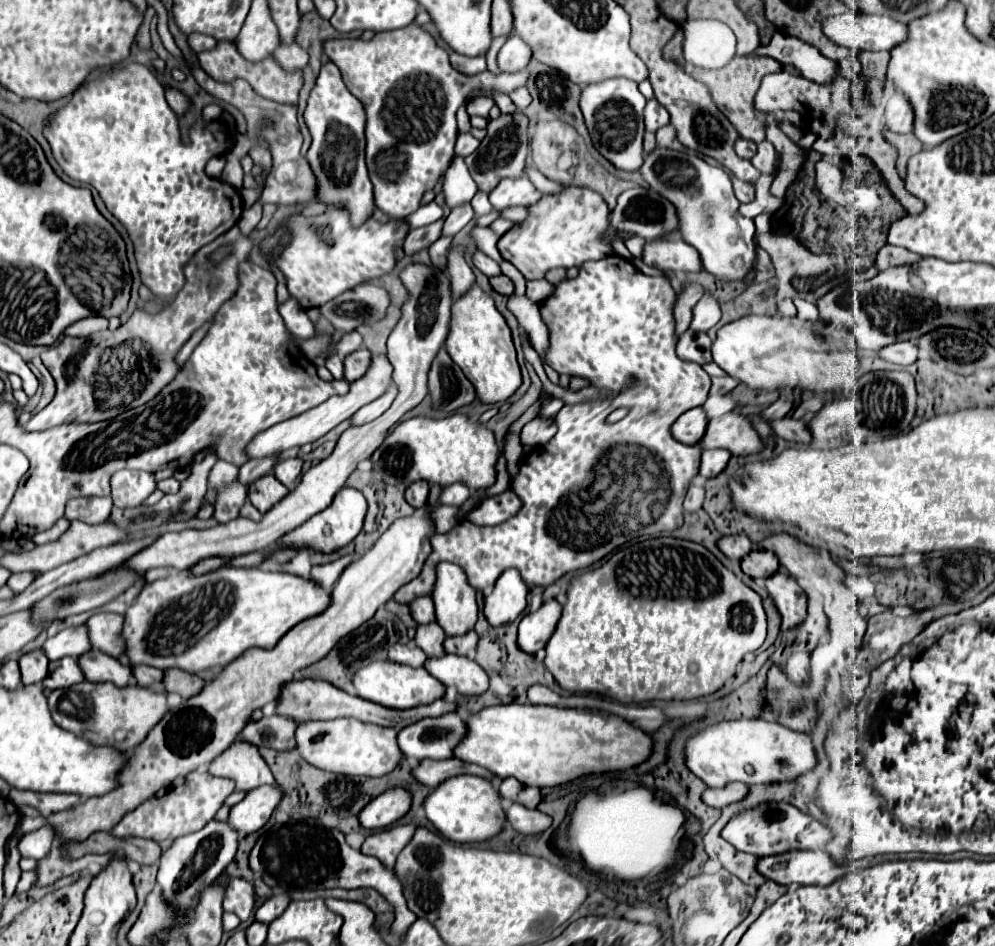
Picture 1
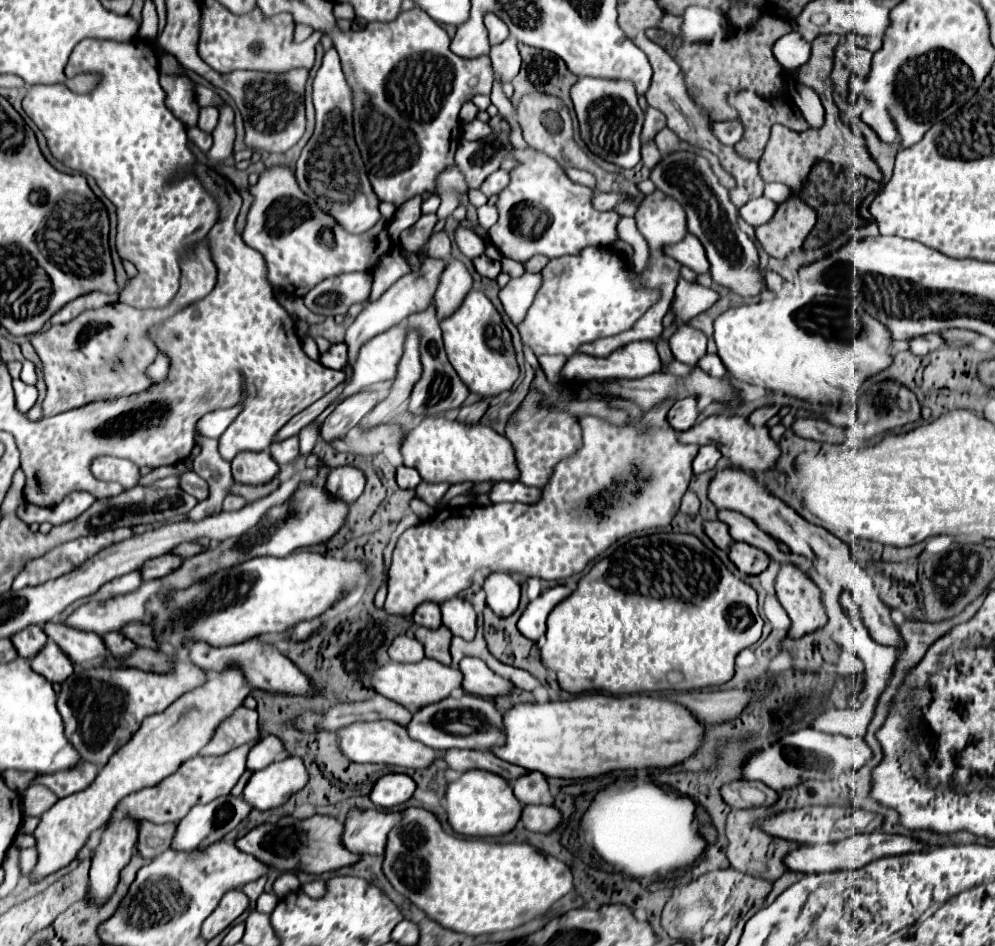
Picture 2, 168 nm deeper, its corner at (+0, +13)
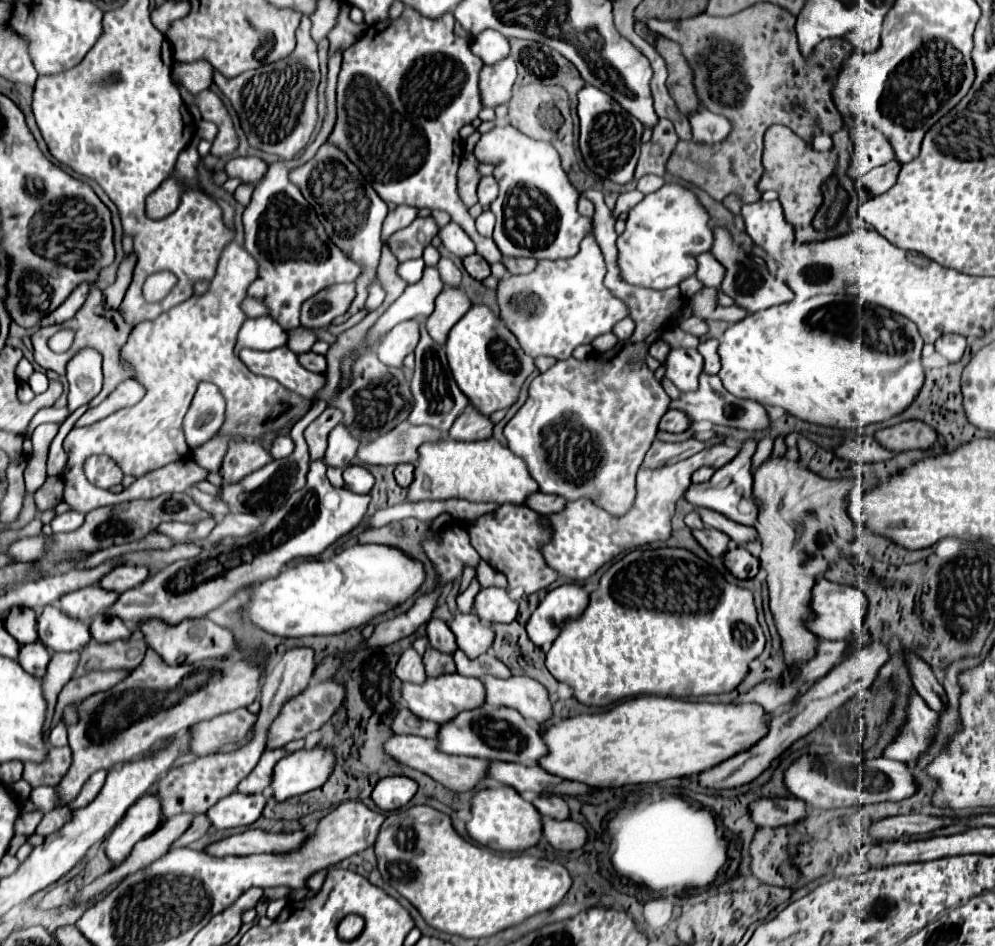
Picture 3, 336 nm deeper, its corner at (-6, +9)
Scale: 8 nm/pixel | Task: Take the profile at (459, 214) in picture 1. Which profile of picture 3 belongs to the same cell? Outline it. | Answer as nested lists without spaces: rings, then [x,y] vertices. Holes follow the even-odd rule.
[[[440,258],[438,262],[438,272],[440,272],[440,278],[446,286],[450,288],[460,288],[460,278],[462,278],[462,272],[452,264],[452,260],[448,258]]]

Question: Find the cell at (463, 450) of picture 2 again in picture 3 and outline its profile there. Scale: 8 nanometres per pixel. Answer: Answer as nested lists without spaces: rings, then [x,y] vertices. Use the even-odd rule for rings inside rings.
[[[444,434],[438,444],[424,444],[420,460],[414,470],[414,480],[408,486],[408,502],[420,500],[446,500],[464,498],[470,502],[496,502],[496,504],[526,504],[526,496],[538,492],[536,480],[528,474],[522,458],[512,454],[498,440],[456,442]]]

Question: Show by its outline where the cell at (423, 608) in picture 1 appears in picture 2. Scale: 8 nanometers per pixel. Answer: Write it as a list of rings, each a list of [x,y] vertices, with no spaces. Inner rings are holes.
[[[422,602],[414,610],[412,618],[414,618],[414,622],[418,626],[426,626],[426,628],[438,628],[442,624],[442,620],[440,620],[440,608],[434,602]]]

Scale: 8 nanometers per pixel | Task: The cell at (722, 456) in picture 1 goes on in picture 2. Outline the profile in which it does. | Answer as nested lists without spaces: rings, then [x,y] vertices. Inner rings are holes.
[[[714,444],[702,446],[700,452],[698,452],[698,456],[696,456],[696,460],[694,460],[694,464],[692,464],[694,474],[702,474],[706,470],[712,470],[718,464],[720,458],[722,458],[722,454],[720,454],[720,450]]]

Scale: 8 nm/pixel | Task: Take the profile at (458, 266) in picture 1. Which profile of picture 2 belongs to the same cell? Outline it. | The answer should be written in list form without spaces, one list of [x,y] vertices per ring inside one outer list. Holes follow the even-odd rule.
[[[450,260],[440,276],[440,284],[434,294],[434,304],[438,308],[440,320],[442,316],[450,316],[462,304],[470,288],[472,288],[472,276],[468,268],[460,260]]]

